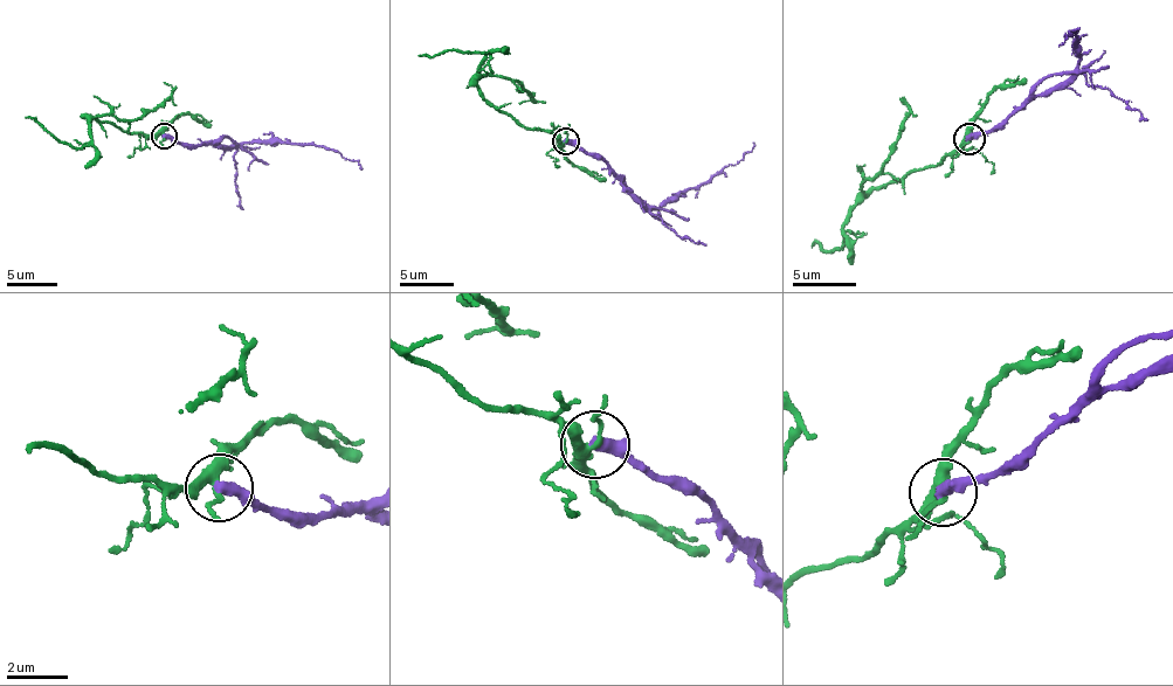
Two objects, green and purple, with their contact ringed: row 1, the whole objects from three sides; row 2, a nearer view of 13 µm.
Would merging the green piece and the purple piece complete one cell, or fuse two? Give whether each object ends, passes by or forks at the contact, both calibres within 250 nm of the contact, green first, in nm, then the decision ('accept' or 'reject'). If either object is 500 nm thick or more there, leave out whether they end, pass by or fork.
green forks there; purple ends there; 280 nm thick on the green side, 400 nm on the other; reject

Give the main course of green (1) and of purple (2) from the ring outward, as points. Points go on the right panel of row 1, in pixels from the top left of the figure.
1: (970, 139), (929, 168), (866, 191), (866, 179), (881, 172), (888, 163), (909, 106), (902, 99)
2: (970, 139), (1076, 71), (1082, 55), (1074, 44), (1077, 30), (1065, 36), (1060, 47)

